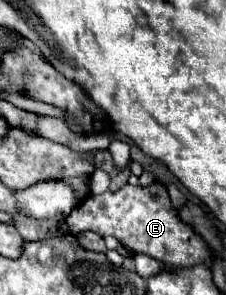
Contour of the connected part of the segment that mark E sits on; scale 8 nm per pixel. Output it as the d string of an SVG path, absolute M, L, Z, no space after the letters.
M126 183L118 191L106 191L104 195L88 195L66 217L66 223L72 235L78 235L82 231L94 231L102 237L114 235L132 253L144 253L164 263L180 267L190 267L194 263L210 265L210 249L188 225L178 219L170 203L168 191L162 183L152 183L152 187Z

